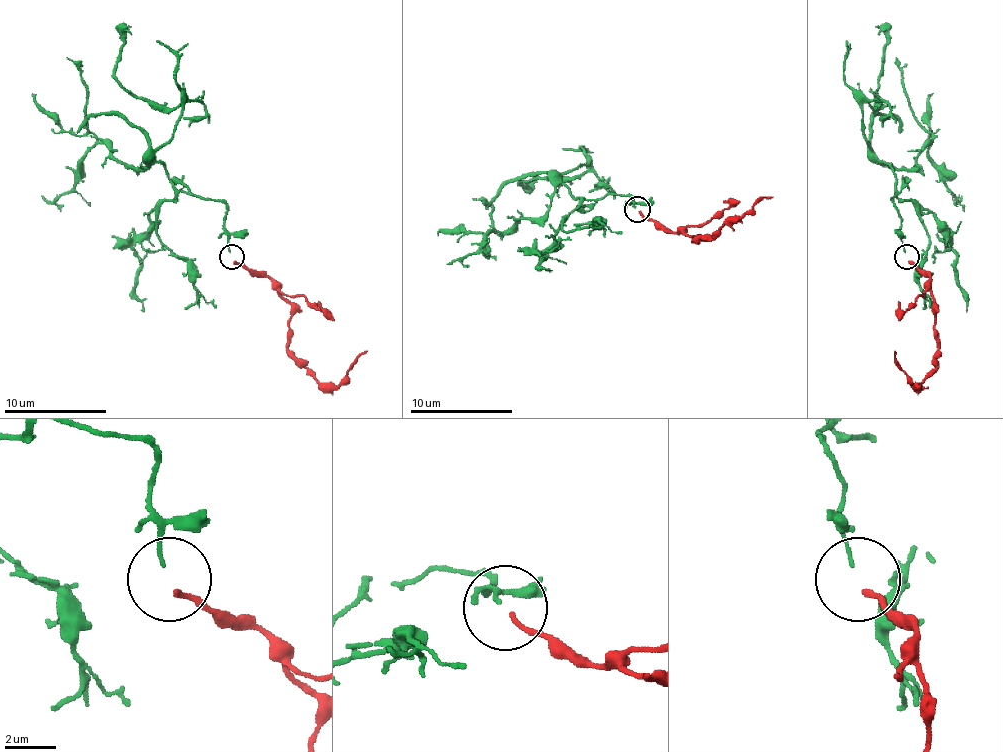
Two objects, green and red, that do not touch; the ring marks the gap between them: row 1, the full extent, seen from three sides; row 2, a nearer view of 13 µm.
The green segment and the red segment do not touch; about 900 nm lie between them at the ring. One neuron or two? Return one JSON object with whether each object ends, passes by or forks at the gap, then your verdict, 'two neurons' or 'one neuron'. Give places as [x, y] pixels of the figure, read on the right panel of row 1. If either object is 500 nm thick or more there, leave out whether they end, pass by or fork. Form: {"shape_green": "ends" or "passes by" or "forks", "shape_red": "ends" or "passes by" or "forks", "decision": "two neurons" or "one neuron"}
{"shape_green": "ends", "shape_red": "ends", "decision": "two neurons"}

